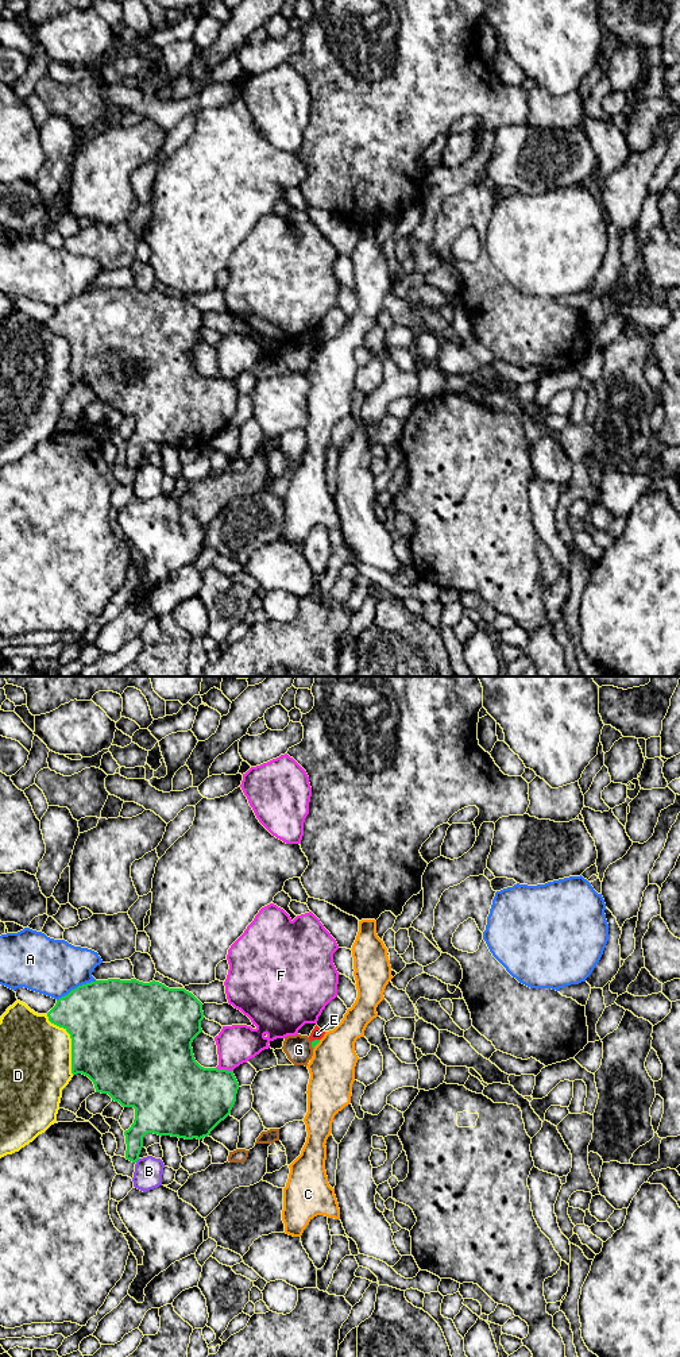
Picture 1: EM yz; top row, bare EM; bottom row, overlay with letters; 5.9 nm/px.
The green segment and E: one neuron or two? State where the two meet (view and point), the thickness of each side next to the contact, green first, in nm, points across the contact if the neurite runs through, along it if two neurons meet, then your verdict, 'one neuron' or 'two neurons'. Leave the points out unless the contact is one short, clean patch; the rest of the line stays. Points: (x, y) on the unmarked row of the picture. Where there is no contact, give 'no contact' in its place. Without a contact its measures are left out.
meets green in yz at (315, 349); 40 nm thick on the green side, 70 nm on the other; border along yz (319, 347), (312, 350); two neurons

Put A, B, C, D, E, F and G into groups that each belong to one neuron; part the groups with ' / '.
A / B / C / D / E / F / G

